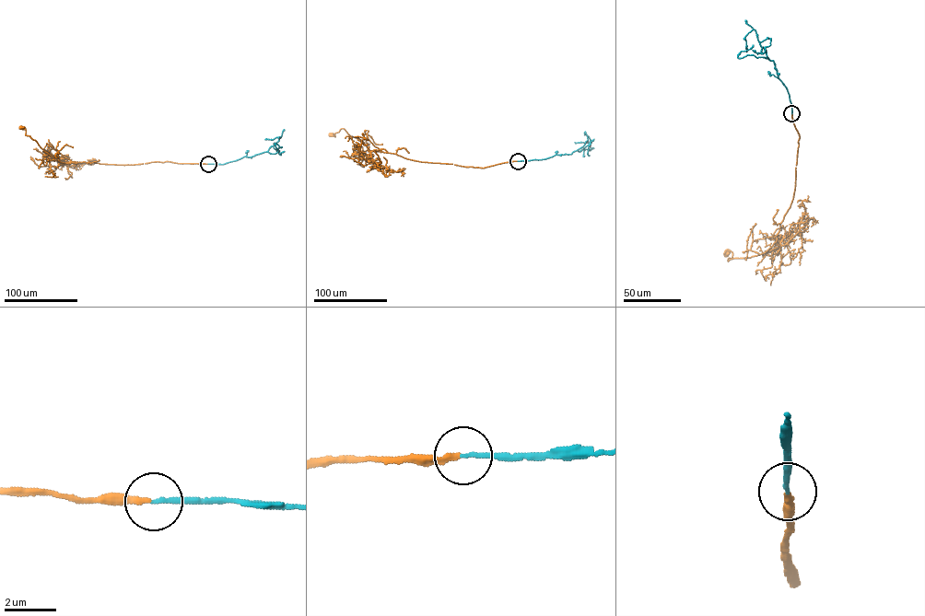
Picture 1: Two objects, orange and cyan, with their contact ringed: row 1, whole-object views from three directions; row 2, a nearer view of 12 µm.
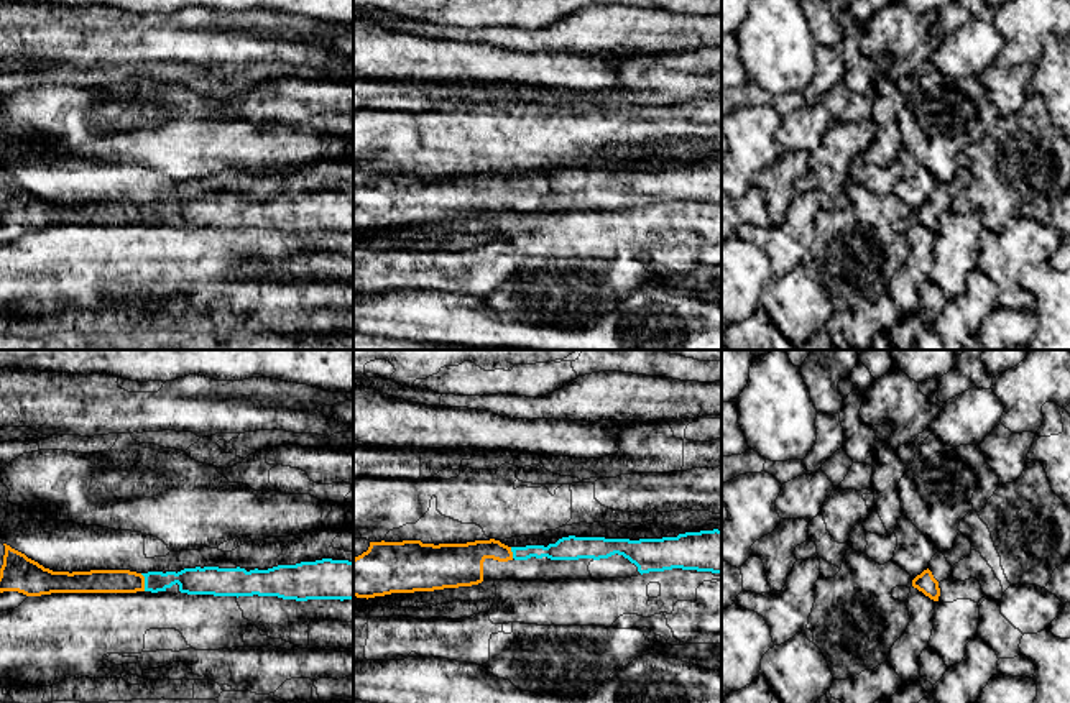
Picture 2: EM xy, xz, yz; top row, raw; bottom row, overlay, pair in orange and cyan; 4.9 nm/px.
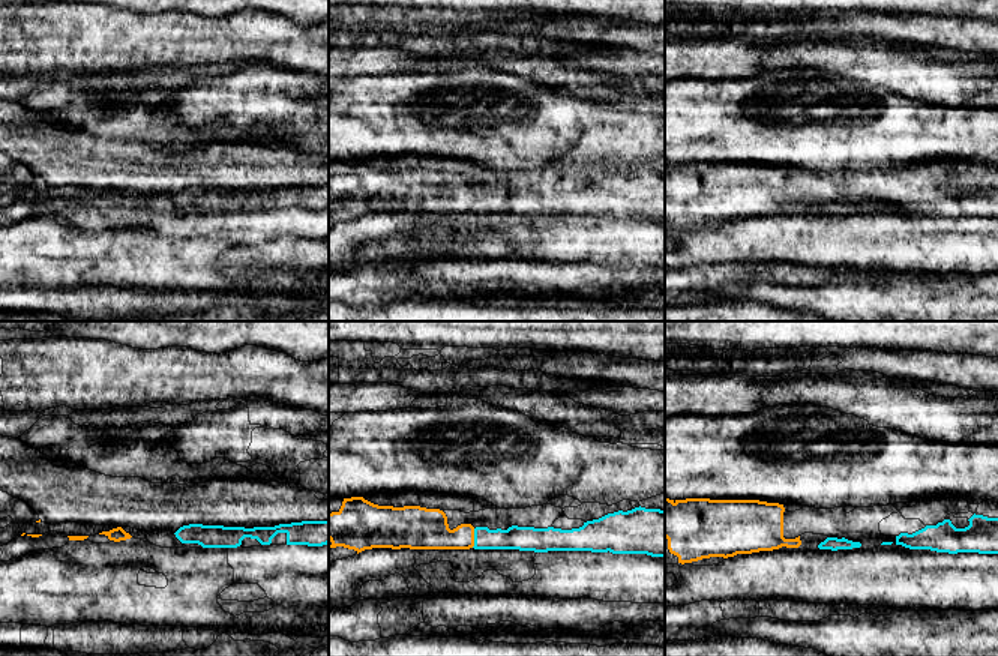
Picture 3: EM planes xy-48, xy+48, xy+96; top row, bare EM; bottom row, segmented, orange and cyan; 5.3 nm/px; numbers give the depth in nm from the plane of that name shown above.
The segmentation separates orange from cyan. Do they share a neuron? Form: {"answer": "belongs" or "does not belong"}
{"answer": "belongs"}

